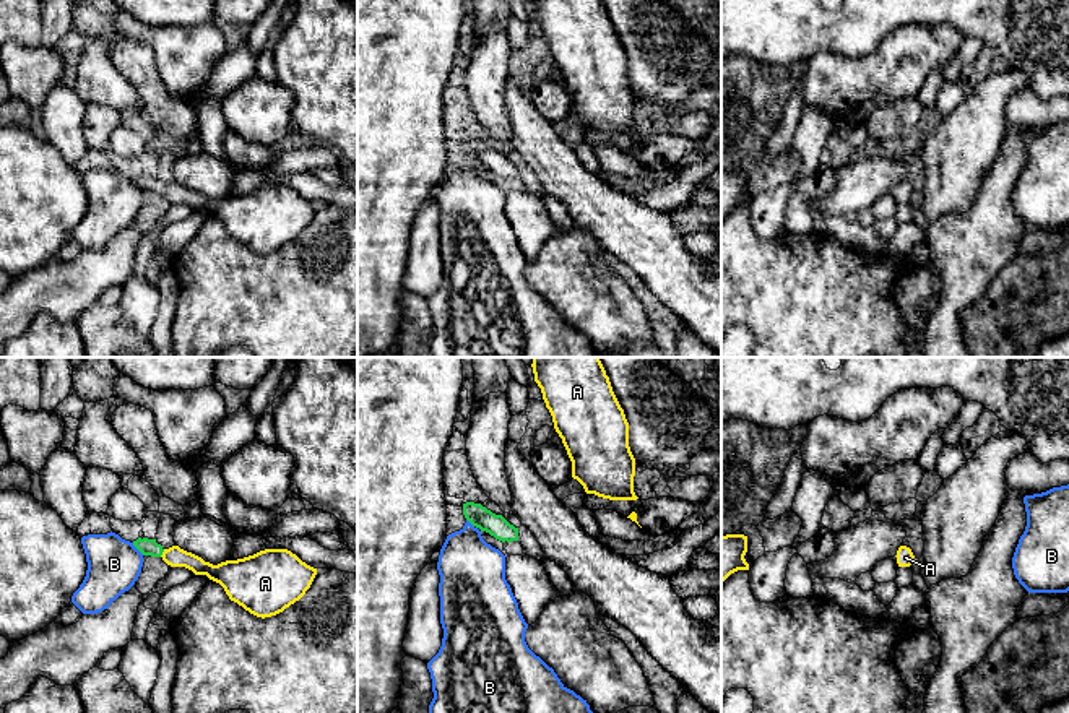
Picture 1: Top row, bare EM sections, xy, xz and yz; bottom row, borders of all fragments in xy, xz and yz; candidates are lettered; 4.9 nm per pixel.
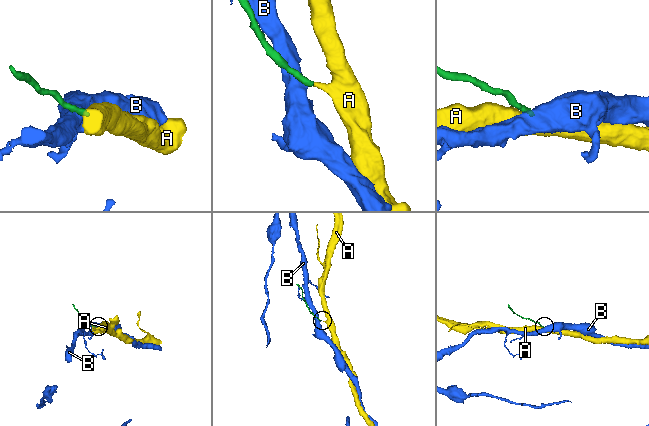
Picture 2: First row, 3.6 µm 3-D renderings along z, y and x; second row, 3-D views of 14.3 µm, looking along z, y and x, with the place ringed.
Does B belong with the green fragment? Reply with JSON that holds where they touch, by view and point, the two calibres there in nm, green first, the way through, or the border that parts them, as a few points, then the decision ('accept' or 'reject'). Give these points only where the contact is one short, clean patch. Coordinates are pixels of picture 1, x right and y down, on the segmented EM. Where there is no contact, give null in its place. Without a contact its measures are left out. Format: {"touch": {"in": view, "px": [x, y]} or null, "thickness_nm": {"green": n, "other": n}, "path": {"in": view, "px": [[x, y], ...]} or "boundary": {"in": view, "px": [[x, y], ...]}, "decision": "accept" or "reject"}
{"touch": {"in": "xy", "px": [138, 549]}, "thickness_nm": {"green": 80, "other": 260}, "boundary": {"in": "xy", "px": [[132, 543], [143, 554]]}, "decision": "reject"}

